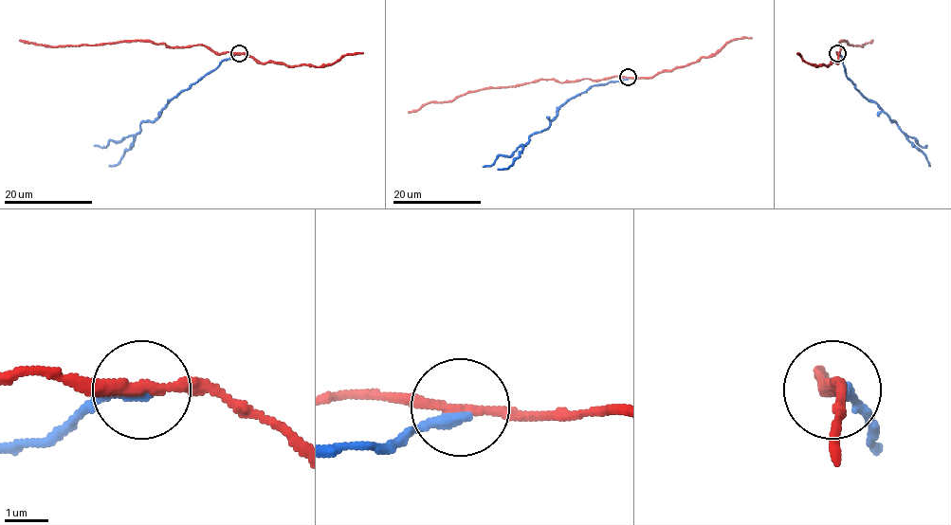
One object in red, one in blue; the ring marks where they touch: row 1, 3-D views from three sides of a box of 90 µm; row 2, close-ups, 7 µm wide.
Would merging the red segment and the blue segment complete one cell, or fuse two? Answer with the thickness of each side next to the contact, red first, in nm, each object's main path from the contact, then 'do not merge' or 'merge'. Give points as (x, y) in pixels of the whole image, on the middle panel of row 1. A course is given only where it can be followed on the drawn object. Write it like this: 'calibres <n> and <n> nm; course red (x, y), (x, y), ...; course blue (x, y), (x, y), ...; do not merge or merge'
calibres 240 and 320 nm; course red (628, 78), (581, 79), (572, 81), (537, 80), (468, 91), (452, 100), (429, 101), (409, 113); course blue (628, 78), (592, 85), (568, 99), (541, 132), (532, 134), (510, 155), (499, 154), (491, 165), (483, 167); do not merge

